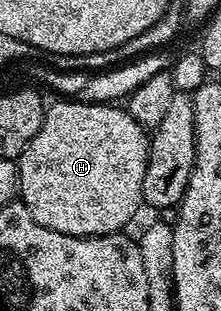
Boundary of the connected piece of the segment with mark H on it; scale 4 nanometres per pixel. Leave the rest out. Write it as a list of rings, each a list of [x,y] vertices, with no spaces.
[[[56,99],[44,111],[42,127],[38,127],[38,135],[30,139],[26,151],[18,158],[18,197],[24,202],[25,207],[34,215],[34,223],[42,223],[42,227],[50,227],[50,231],[58,231],[62,235],[75,237],[101,237],[127,230],[127,225],[136,217],[136,212],[144,205],[142,195],[142,179],[146,179],[146,163],[148,162],[149,134],[137,123],[127,108],[116,103],[96,104],[94,102],[77,101],[73,99]]]

